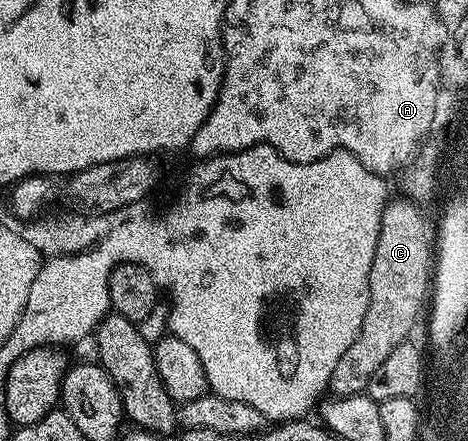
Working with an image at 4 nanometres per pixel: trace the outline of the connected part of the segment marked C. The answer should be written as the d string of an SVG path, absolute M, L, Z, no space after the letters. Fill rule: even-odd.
M391 197L386 203L382 215L380 216L379 236L376 240L376 256L372 260L372 272L368 272L368 312L364 312L364 324L360 324L360 332L356 336L356 340L352 344L352 348L348 348L348 352L344 352L344 356L340 356L336 368L332 368L332 378L328 387L329 393L334 396L343 394L360 394L365 391L368 380L372 380L372 376L376 372L376 368L380 368L380 364L384 364L384 360L392 352L392 348L396 348L402 342L407 341L411 337L410 329L418 322L418 317L423 317L424 307L428 302L428 295L432 290L432 263L435 261L436 250L432 245L432 230L426 227L426 218L422 215L422 210L414 202L409 202L406 198Z

